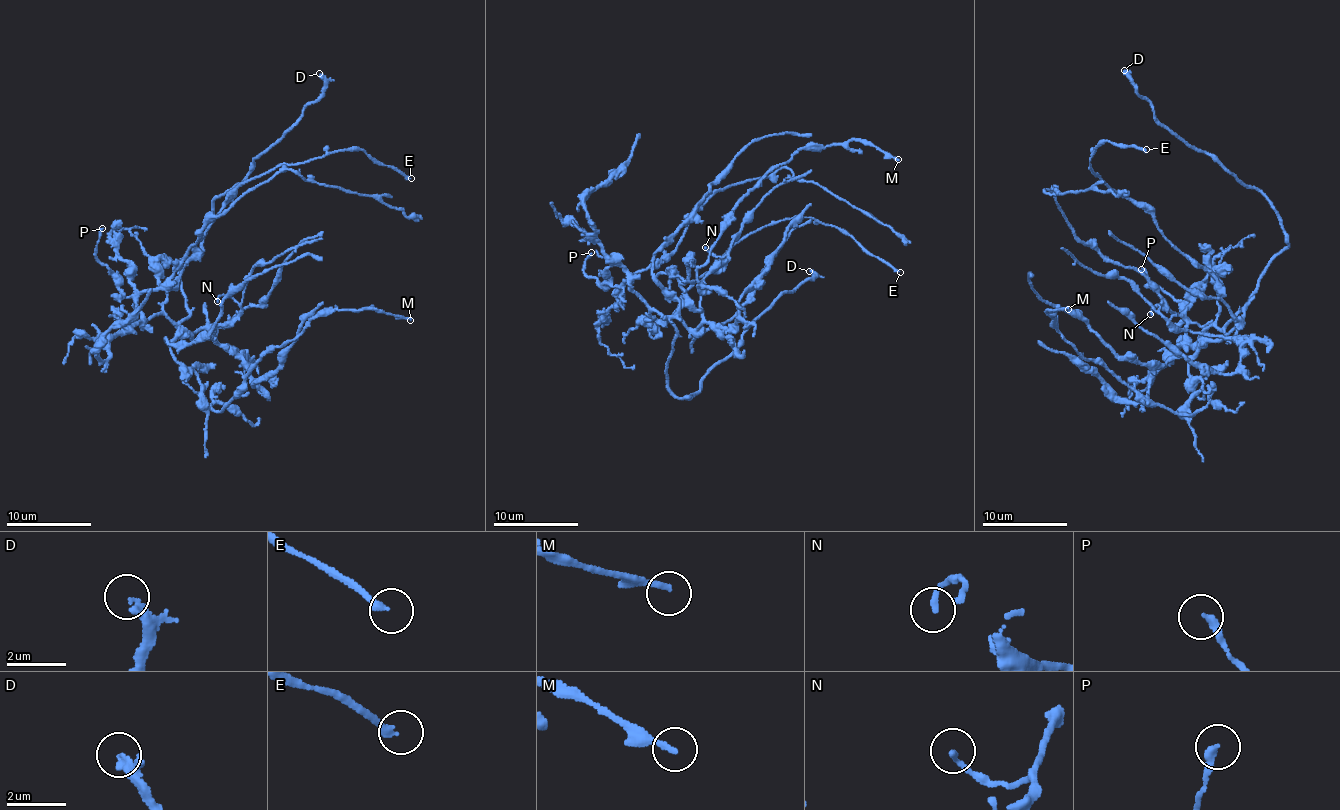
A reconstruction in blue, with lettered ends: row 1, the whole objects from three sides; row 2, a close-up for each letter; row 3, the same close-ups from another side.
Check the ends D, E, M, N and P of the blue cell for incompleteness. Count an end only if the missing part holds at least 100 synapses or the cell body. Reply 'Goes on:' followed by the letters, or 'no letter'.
Goes on: D

